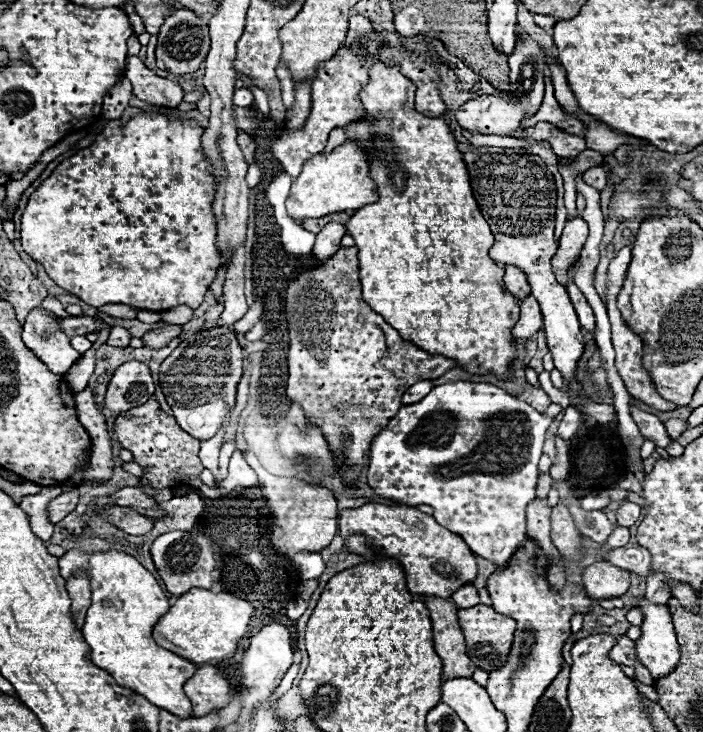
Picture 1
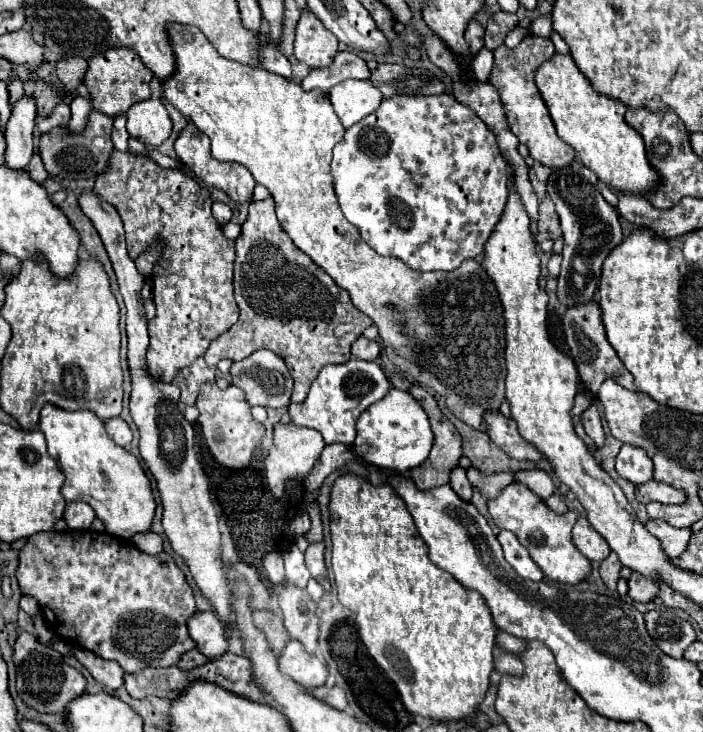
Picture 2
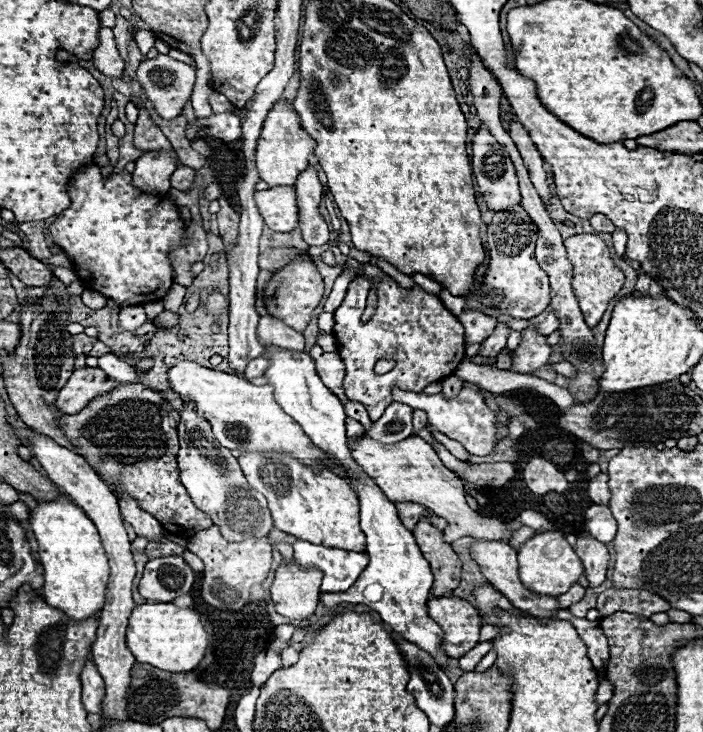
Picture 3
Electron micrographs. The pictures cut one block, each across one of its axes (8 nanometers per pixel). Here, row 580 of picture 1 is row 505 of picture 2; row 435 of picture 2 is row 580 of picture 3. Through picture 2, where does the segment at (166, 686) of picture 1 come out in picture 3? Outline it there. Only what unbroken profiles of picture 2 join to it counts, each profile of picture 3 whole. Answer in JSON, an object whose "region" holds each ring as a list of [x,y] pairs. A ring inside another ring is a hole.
{"region":[[[66,494],[58,496],[56,500],[44,502],[36,500],[36,506],[30,510],[30,528],[34,538],[38,540],[38,554],[40,554],[40,564],[44,568],[44,586],[42,594],[48,604],[54,608],[64,608],[68,616],[74,620],[84,620],[84,616],[96,616],[100,608],[104,606],[106,600],[106,584],[110,576],[110,566],[100,542],[100,536],[92,524],[92,520],[86,516],[82,508],[78,508]]]}

